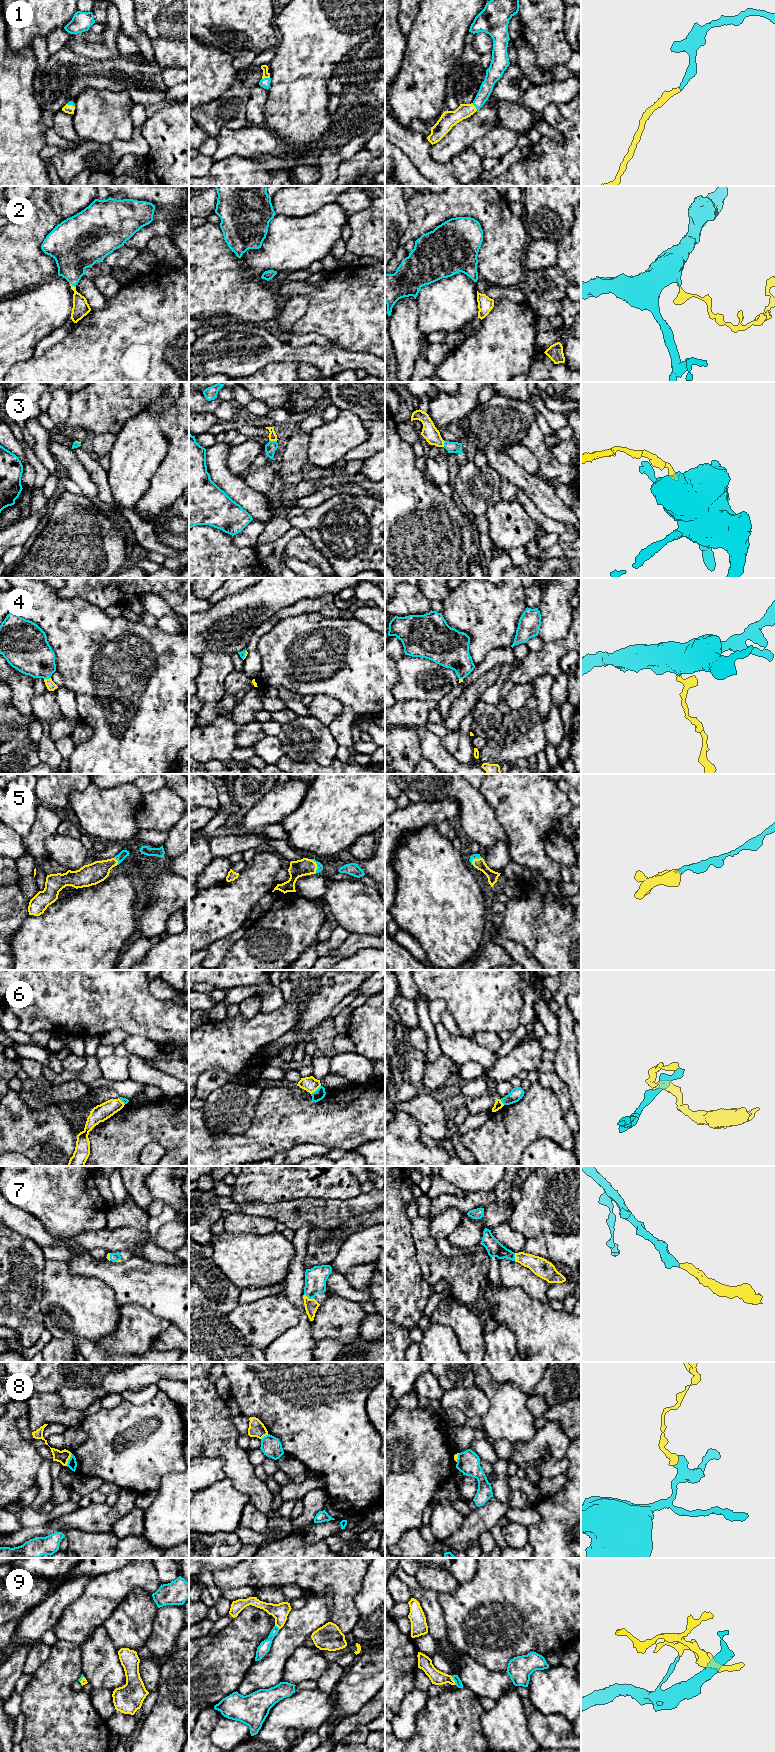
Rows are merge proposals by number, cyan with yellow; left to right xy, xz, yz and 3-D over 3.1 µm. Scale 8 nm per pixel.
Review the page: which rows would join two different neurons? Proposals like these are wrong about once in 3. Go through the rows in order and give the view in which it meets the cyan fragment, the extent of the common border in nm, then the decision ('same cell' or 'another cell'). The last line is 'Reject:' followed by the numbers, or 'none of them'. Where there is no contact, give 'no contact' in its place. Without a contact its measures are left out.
1: contact in xz; length 70 nm; same cell
2: contact in xy; length 60 nm; same cell
3: contact in xz; length 70 nm; same cell
4: contact in xy; length 60 nm; same cell
5: contact in xz; length 120 nm; same cell
6: contact in xz; length 110 nm; another cell
7: contact in xz; length 80 nm; same cell
8: contact in xy; length 110 nm; another cell
9: contact in yz; length 80 nm; another cell
Reject: 6, 8, 9

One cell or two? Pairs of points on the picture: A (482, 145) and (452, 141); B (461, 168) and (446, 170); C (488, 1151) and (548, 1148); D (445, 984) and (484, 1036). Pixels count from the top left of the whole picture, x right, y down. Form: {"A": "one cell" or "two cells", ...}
{"A": "two cells", "B": "two cells", "C": "two cells", "D": "two cells"}

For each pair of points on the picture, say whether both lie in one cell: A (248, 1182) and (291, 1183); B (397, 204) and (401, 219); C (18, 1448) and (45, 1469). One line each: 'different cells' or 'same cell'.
A: same cell
B: same cell
C: different cells

